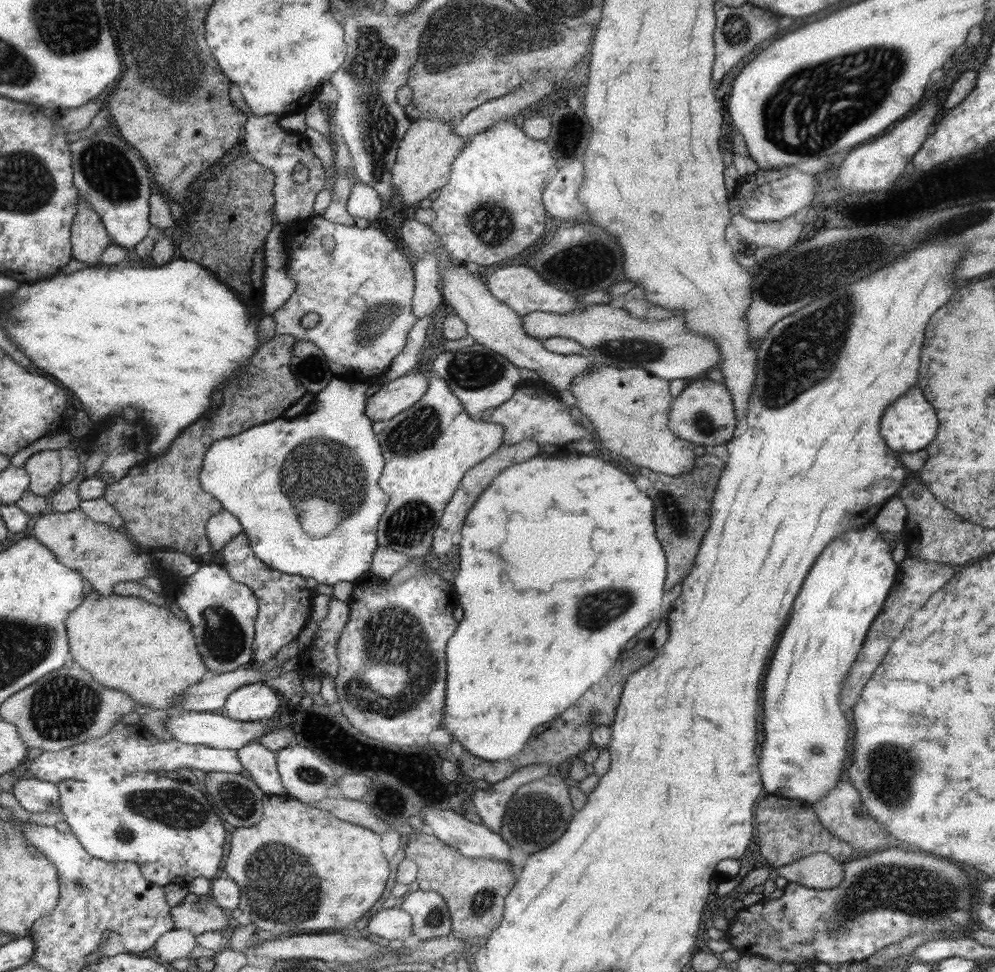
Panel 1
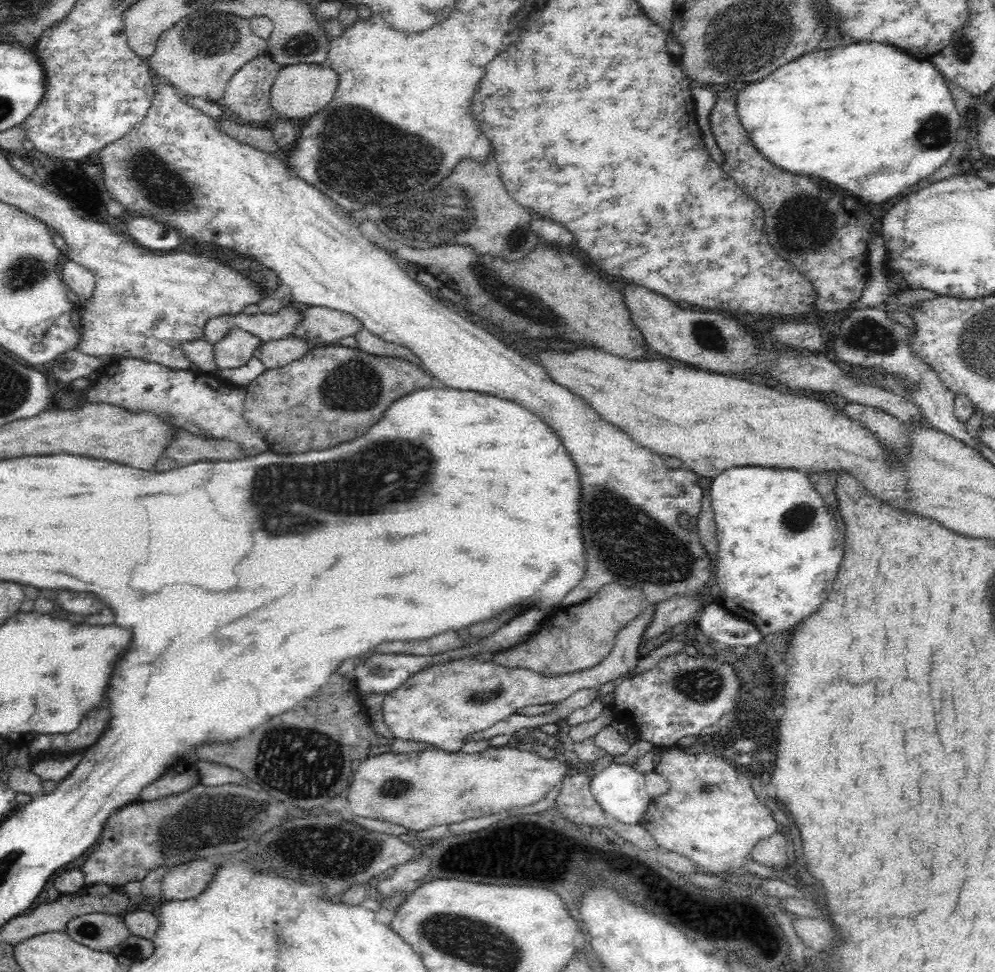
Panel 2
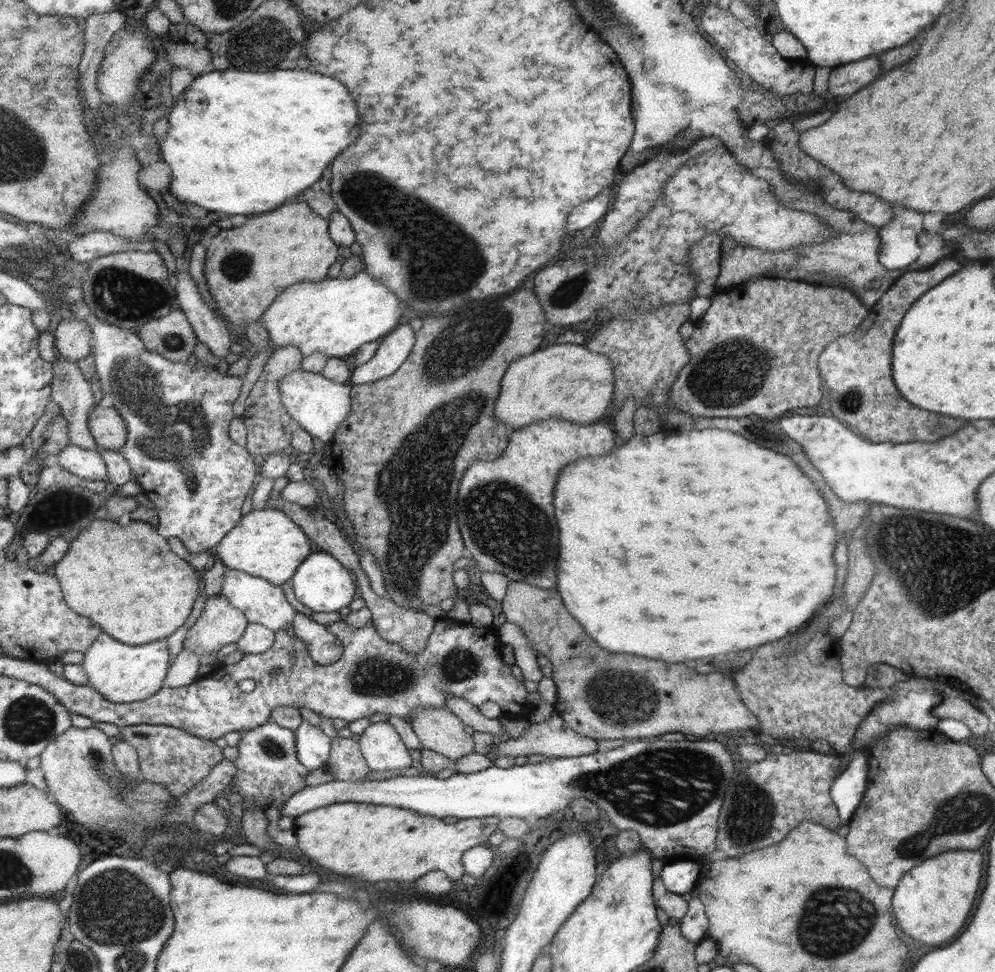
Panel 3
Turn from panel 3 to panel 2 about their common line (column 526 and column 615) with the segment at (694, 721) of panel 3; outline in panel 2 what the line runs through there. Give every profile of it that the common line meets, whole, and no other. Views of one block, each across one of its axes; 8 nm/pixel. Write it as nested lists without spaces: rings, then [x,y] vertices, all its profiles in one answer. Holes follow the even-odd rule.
[[[620,583],[601,586],[597,593],[582,602],[548,614],[541,626],[520,645],[510,649],[495,651],[490,661],[511,668],[528,669],[546,675],[547,678],[560,678],[600,664],[612,652],[616,636],[632,620],[644,614],[648,602],[638,587],[627,587]]]

